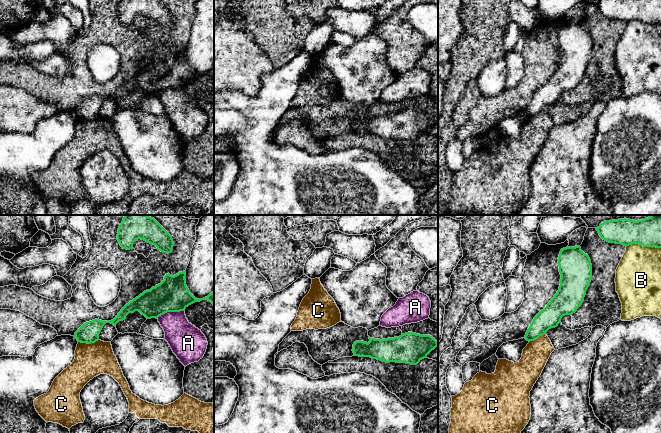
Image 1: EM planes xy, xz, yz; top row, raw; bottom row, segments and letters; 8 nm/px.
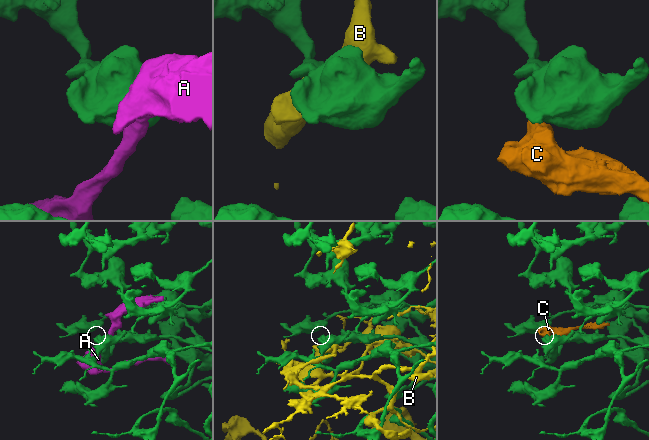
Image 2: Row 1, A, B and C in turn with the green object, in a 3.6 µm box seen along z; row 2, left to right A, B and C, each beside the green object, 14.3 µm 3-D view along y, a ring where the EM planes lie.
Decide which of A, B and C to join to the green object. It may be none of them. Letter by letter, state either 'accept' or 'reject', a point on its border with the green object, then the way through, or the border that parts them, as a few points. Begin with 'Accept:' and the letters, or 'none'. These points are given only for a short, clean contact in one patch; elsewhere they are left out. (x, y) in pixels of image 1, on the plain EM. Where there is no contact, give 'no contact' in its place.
Accept: none
A: reject | xy (170, 87)
B: reject | yz (643, 22)
C: reject | xy (88, 119) | along xy (98, 115), (90, 119), (78, 118)

